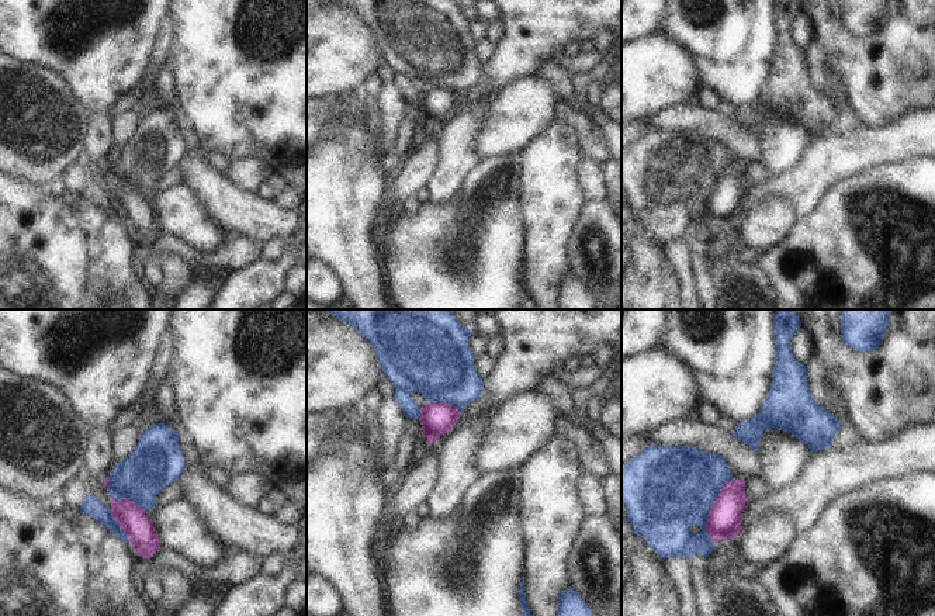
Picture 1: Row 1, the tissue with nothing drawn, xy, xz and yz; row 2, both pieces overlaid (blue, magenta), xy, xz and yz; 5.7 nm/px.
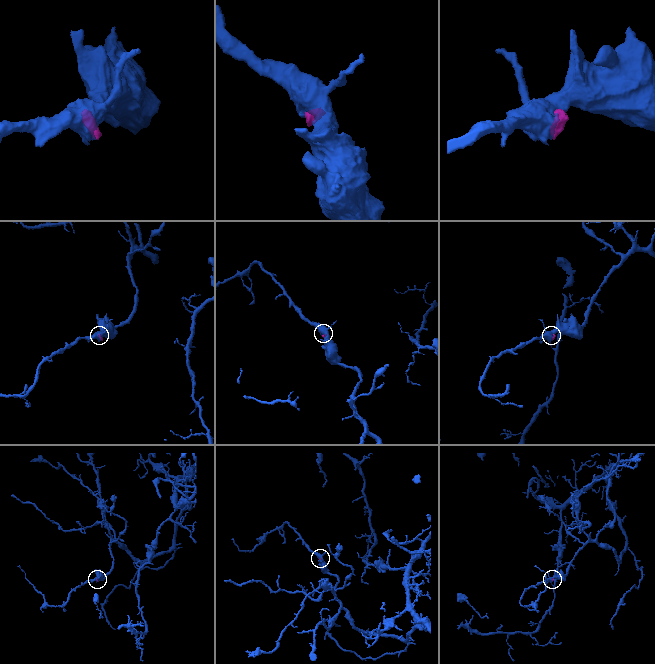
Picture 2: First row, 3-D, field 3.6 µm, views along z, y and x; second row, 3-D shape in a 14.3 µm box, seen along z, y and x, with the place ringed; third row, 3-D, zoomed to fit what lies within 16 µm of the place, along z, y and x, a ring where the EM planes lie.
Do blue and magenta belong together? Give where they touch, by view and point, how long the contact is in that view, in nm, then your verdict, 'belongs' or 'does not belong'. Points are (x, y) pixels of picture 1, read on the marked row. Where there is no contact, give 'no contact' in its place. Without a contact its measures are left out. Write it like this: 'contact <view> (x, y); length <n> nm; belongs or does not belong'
contact yz (710, 508); length 380 nm; belongs

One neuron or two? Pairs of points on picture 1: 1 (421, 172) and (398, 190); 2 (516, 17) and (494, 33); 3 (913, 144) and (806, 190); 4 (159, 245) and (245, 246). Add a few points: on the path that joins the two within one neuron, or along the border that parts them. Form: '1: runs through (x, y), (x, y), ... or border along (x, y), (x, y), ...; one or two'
1: runs through (415, 173), (404, 184); one
2: border along (498, 21), (501, 38), (495, 44); two
3: runs through (886, 145), (852, 151), (841, 155), (833, 163); one
4: runs through (180, 248), (194, 258), (224, 258); one

